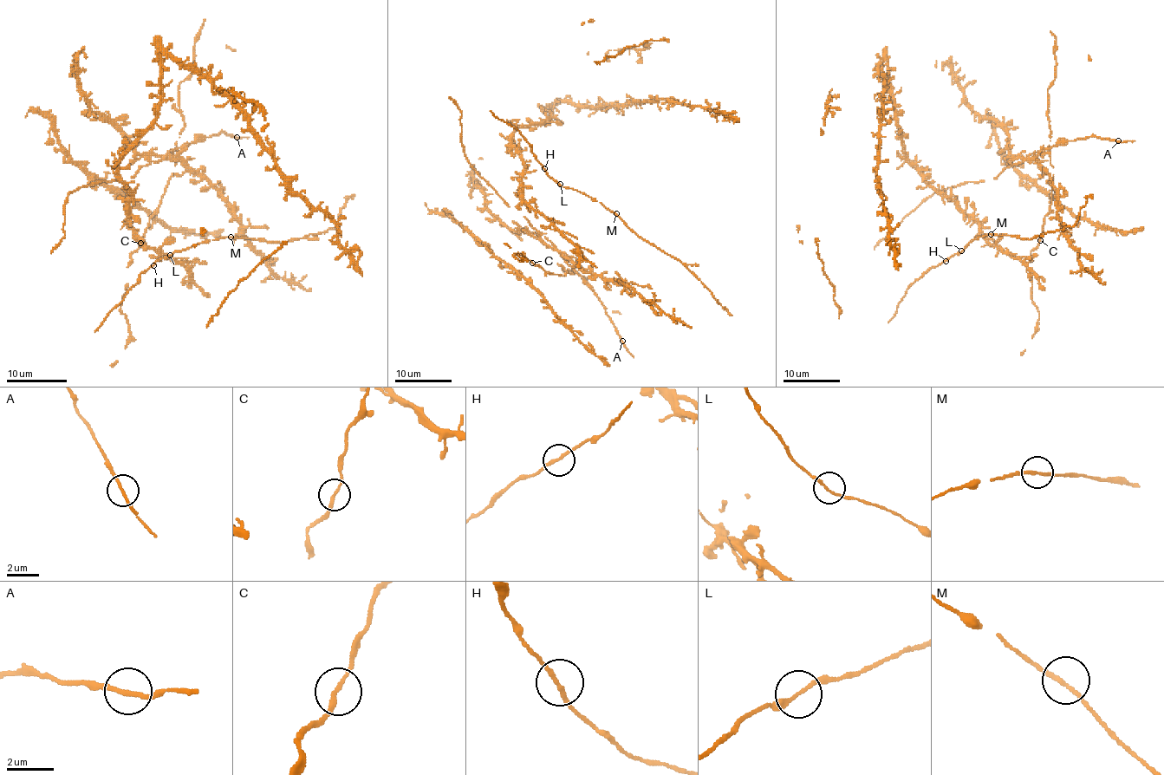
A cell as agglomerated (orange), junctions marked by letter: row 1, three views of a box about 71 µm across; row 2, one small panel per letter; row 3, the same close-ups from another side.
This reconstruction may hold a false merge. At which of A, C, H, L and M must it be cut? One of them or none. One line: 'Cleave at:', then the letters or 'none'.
Cleave at: none

